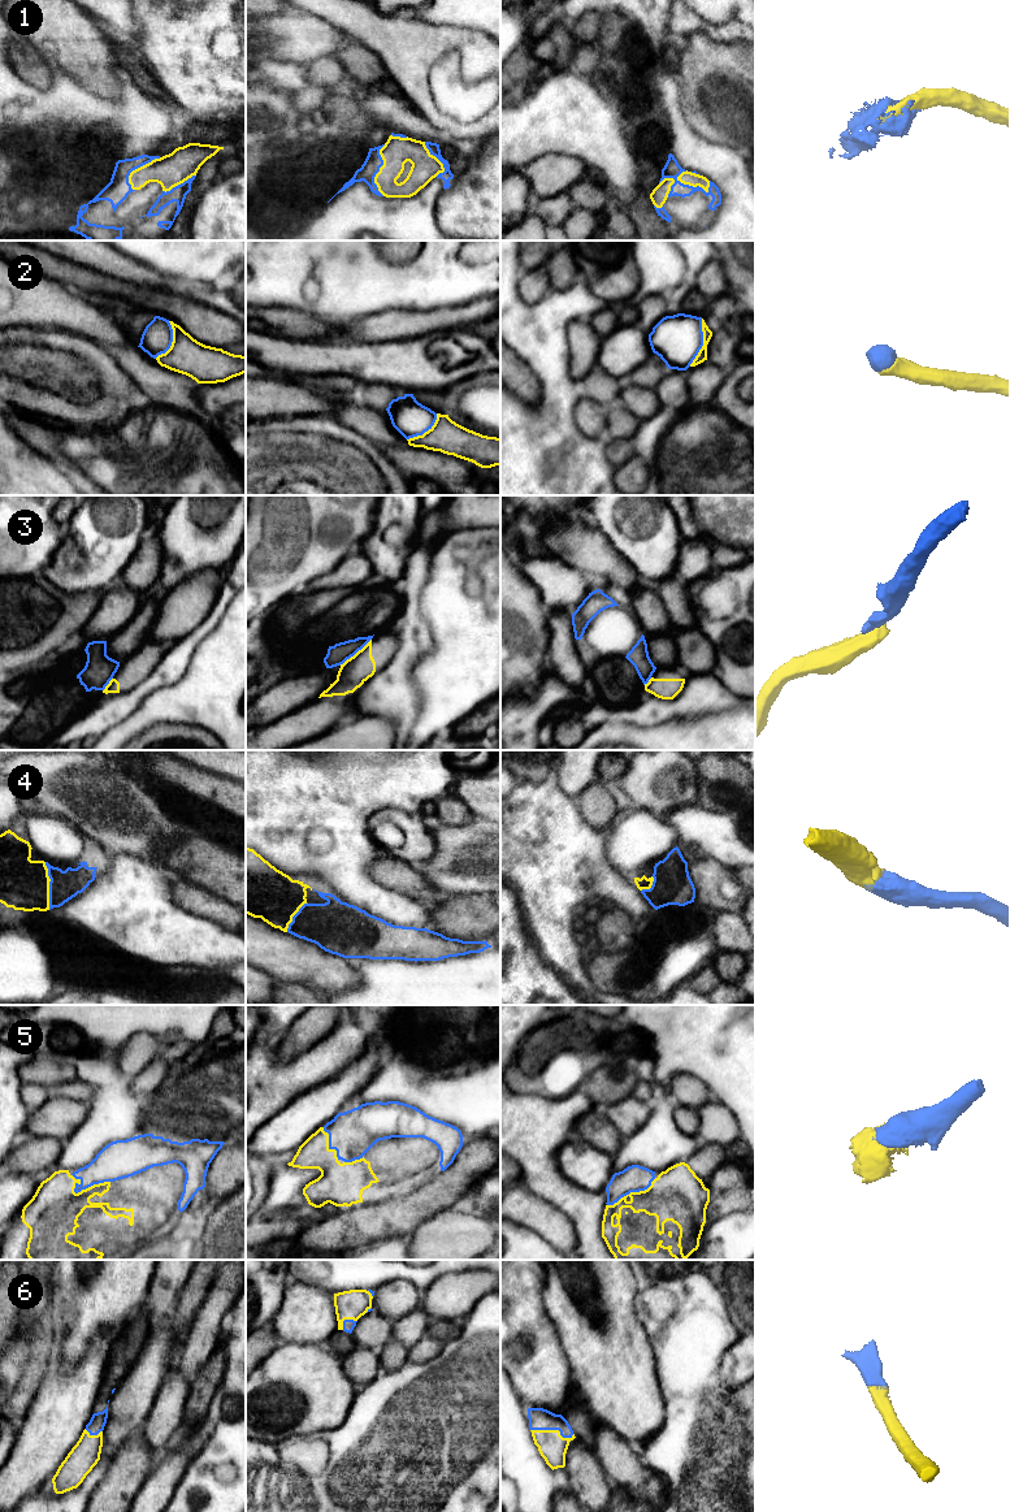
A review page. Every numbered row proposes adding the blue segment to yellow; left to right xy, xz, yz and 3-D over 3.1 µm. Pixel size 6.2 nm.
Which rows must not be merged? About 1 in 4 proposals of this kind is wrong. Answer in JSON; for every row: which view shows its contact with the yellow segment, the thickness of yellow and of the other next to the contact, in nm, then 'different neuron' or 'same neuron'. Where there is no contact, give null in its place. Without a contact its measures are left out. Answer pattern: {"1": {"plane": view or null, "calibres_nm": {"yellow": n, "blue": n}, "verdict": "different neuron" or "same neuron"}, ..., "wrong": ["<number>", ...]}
{"1": {"plane": "yz", "calibres_nm": {"yellow": 80, "blue": 100}, "verdict": "same neuron"}, "2": {"plane": "yz", "calibres_nm": {"yellow": 60, "blue": 300}, "verdict": "same neuron"}, "3": {"plane": "xz", "calibres_nm": {"yellow": 170, "blue": 120}, "verdict": "different neuron"}, "4": {"plane": "xy", "calibres_nm": {"yellow": 300, "blue": 180}, "verdict": "same neuron"}, "5": {"plane": "xy", "calibres_nm": {"yellow": 320, "blue": 220}, "verdict": "same neuron"}, "6": {"plane": "yz", "calibres_nm": {"yellow": 180, "blue": 140}, "verdict": "same neuron"}, "wrong": ["3"]}

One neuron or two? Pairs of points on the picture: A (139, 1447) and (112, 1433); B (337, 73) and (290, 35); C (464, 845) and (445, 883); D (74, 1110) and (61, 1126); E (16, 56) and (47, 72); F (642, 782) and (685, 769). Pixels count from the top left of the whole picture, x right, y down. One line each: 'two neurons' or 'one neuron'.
A: two neurons
B: two neurons
C: one neuron
D: one neuron
E: one neuron
F: one neuron

